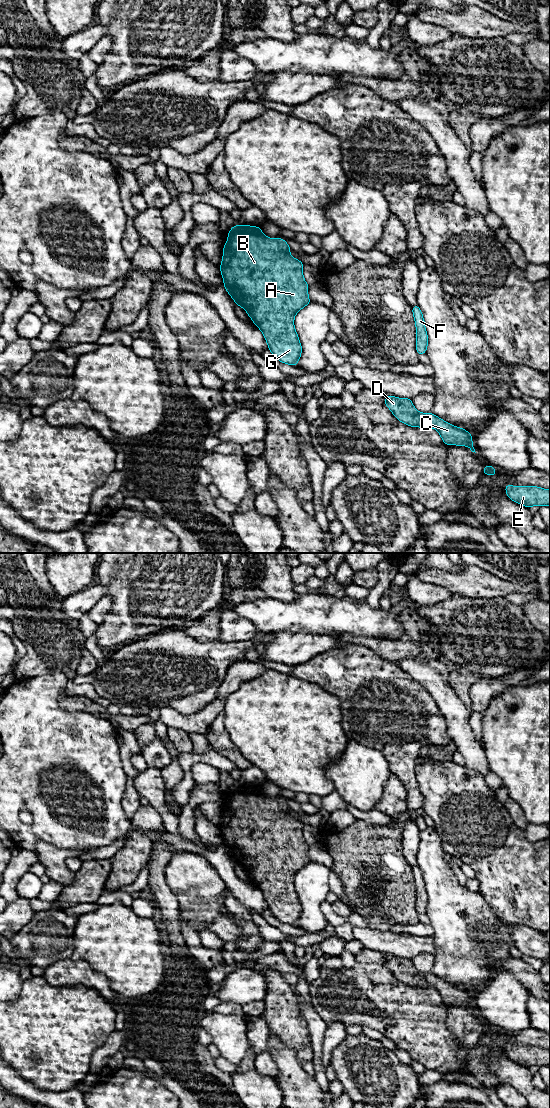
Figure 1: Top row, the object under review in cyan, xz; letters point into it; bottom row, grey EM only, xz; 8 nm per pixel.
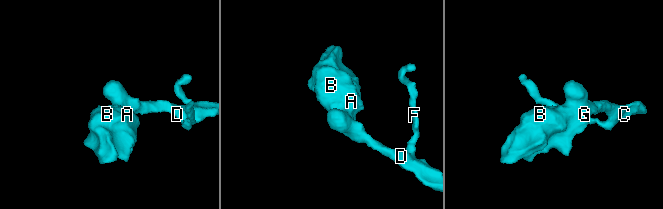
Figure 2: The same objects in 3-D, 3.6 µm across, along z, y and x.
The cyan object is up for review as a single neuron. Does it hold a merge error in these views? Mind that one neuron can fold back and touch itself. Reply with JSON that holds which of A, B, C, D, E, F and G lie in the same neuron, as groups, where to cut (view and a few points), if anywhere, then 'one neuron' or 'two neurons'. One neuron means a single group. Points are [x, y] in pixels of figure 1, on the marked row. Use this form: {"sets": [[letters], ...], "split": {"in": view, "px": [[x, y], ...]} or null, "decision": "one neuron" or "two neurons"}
{"sets": [["A", "B", "C", "D", "E", "F", "G"]], "split": null, "decision": "one neuron"}

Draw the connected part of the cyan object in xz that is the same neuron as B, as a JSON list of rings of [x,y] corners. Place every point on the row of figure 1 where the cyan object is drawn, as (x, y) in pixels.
[[[234,225],[228,232],[228,239],[223,247],[220,265],[224,288],[237,306],[245,309],[253,323],[261,330],[270,352],[282,363],[296,366],[302,347],[294,327],[295,315],[311,301],[308,297],[309,285],[303,277],[304,264],[289,253],[290,247],[282,238],[271,239],[256,226]]]

